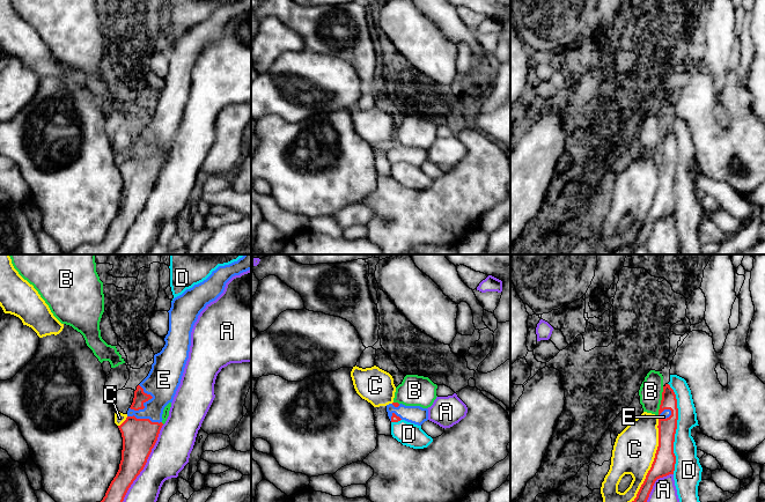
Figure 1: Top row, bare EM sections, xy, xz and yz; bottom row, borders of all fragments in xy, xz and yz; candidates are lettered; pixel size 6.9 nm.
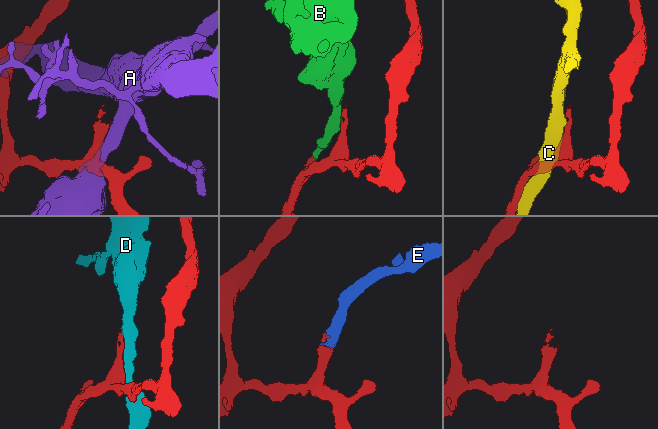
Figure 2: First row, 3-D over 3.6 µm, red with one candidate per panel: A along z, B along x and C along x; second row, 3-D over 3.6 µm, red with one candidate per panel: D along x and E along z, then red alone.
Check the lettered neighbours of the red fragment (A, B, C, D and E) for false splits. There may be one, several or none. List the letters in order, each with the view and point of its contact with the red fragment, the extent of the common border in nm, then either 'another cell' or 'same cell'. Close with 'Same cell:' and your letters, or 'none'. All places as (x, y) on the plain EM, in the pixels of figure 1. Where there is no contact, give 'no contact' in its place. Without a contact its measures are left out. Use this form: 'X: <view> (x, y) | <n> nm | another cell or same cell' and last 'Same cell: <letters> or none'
A: xy (142, 209) | 700 nm | another cell
B: yz (661, 141) | 200 nm | another cell
C: yz (647, 214) | 750 nm | another cell
D: yz (676, 169) | 650 nm | another cell
E: xy (145, 160) | 240 nm | same cell
Same cell: E

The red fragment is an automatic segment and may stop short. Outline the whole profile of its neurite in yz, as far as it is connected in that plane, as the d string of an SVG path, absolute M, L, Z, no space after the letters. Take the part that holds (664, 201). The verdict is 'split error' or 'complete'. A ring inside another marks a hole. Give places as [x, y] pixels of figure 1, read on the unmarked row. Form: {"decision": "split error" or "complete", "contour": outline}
{"decision": "split error", "contour": "M665 125L663 127L662 141L659 150L659 187L652 208L648 212L637 238L631 244L620 246L613 252L601 250L596 254L633 254L638 248L646 246L657 220L674 215L676 205L674 183L677 161L678 149L676 135L670 126Z"}

